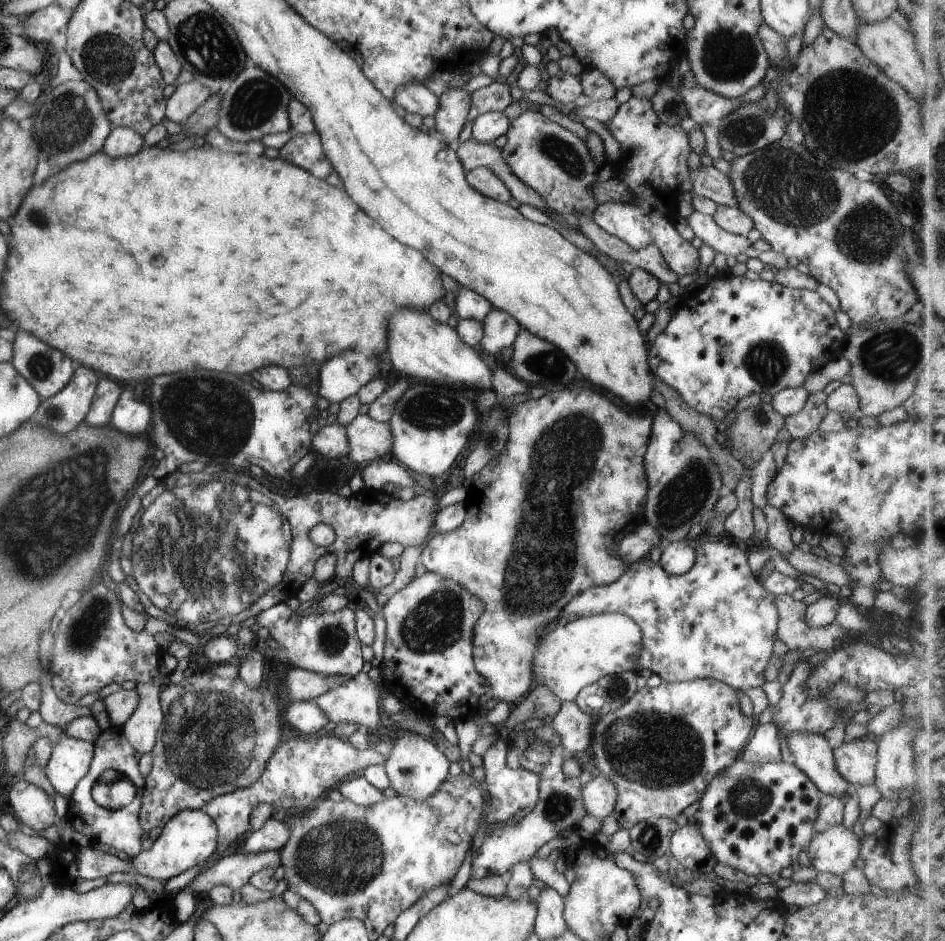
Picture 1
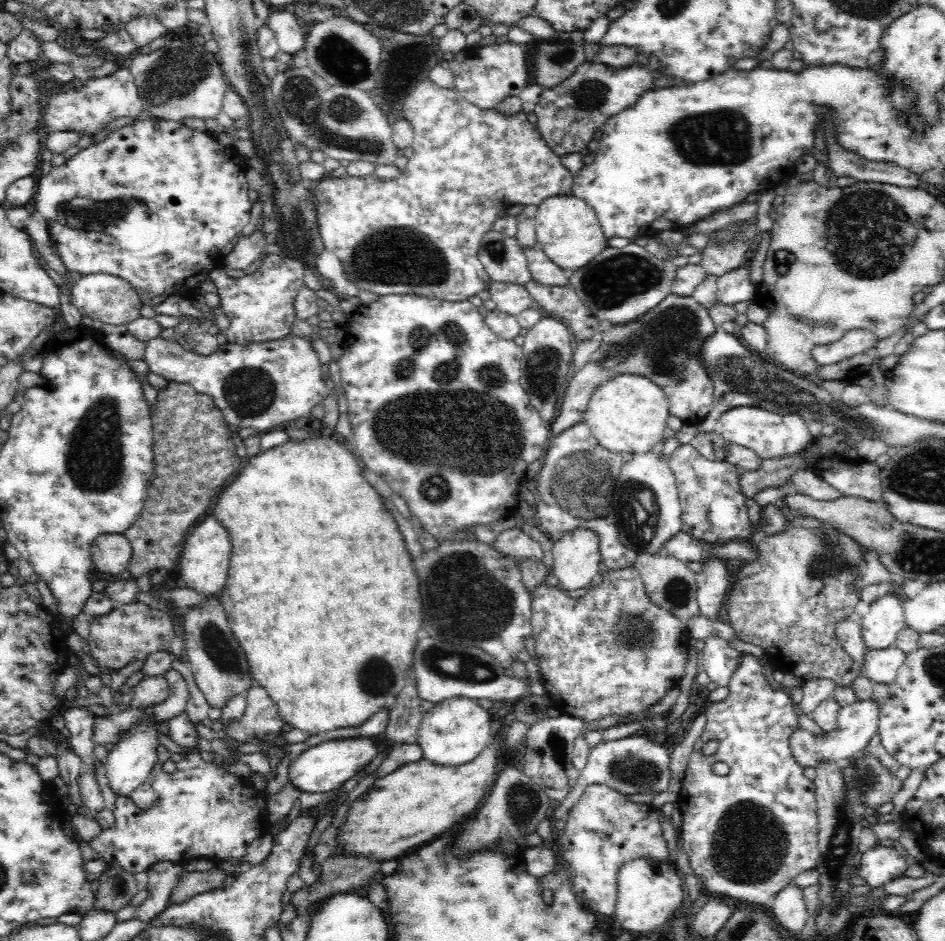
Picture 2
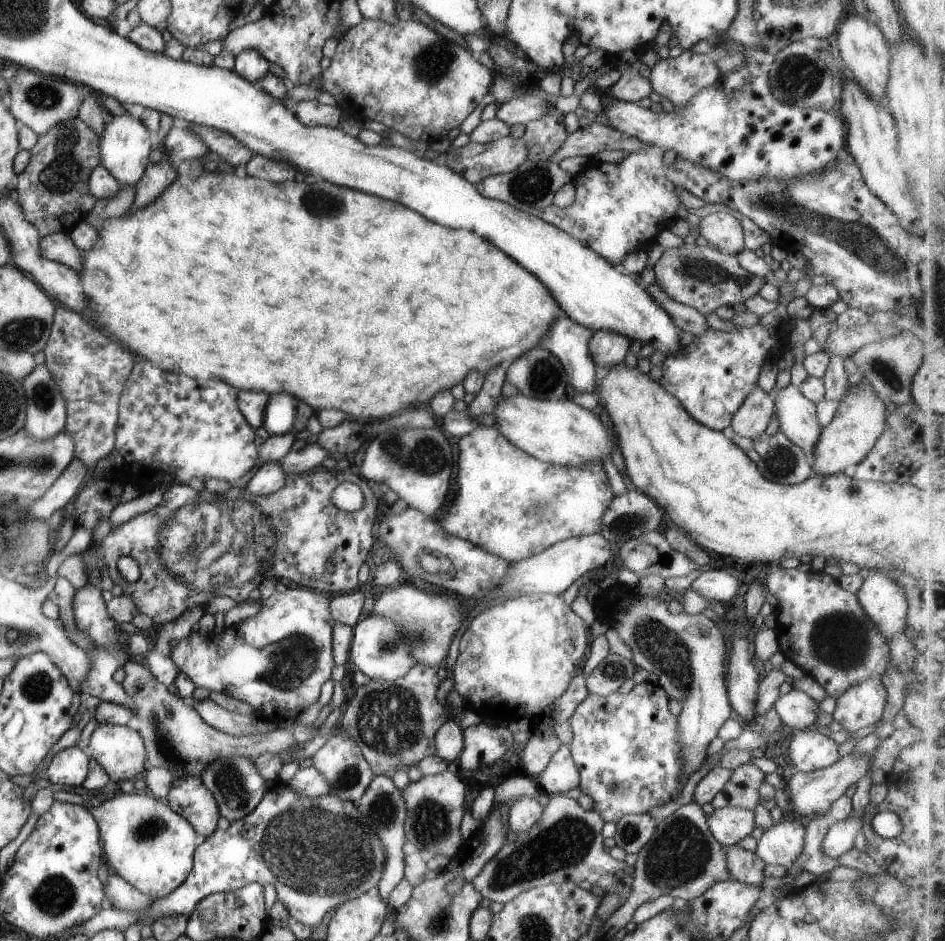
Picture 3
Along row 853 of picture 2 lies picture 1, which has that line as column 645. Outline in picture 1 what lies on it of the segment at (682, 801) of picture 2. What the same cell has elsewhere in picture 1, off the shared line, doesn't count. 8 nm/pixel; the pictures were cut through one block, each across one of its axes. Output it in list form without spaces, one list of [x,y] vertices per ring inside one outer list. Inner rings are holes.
[[[714,679],[673,683],[663,680],[655,687],[638,687],[626,704],[614,712],[596,717],[589,752],[595,767],[616,787],[618,800],[613,814],[616,820],[620,820],[620,828],[630,830],[637,822],[650,817],[674,819],[687,806],[699,802],[718,771],[728,768],[738,757],[750,738],[752,728],[754,719],[742,712],[737,690]]]

